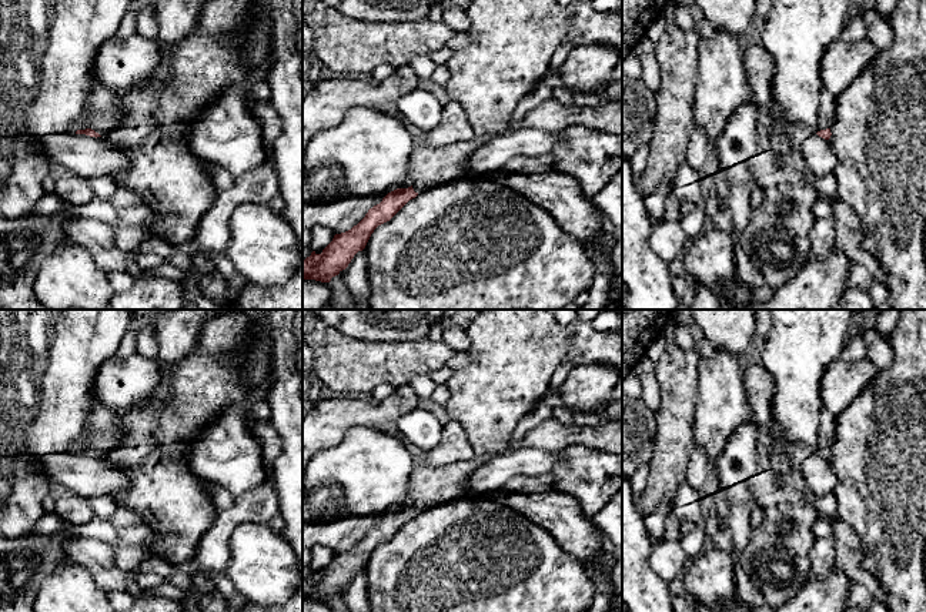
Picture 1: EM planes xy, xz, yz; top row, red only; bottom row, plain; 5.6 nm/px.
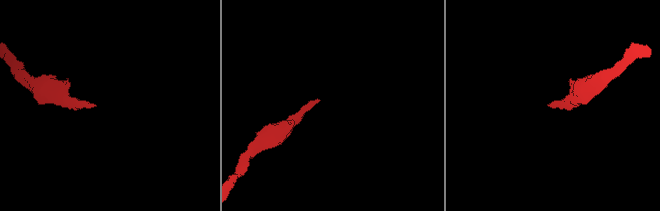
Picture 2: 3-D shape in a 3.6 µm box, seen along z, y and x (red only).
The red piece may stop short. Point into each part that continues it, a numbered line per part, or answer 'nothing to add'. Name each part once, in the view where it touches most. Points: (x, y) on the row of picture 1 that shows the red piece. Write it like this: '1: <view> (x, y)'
1: xy (104, 113)

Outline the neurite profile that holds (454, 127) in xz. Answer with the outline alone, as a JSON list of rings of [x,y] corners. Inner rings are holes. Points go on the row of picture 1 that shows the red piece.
[[[448,101],[444,104],[441,121],[421,140],[431,148],[447,147],[468,141],[475,137],[474,128],[468,121],[468,117],[457,101]]]

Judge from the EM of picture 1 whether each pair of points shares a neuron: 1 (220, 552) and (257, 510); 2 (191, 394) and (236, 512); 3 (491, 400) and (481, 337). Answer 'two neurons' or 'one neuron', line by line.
1: one neuron
2: two neurons
3: one neuron

